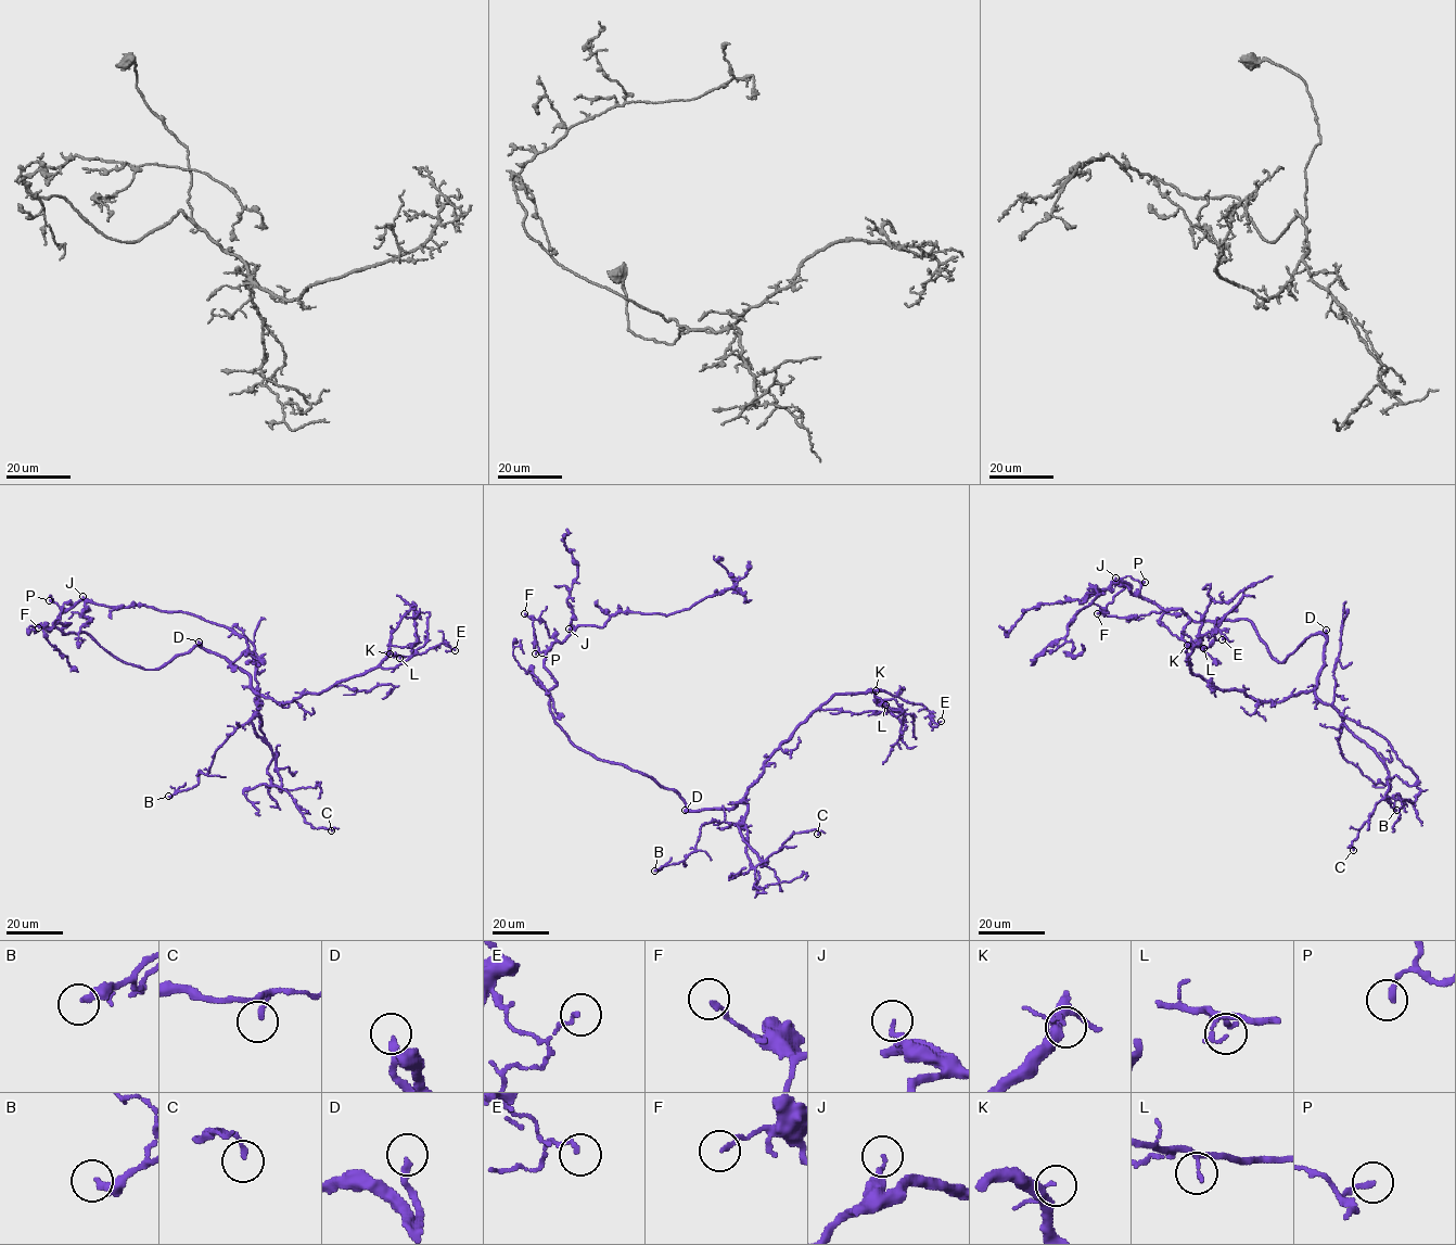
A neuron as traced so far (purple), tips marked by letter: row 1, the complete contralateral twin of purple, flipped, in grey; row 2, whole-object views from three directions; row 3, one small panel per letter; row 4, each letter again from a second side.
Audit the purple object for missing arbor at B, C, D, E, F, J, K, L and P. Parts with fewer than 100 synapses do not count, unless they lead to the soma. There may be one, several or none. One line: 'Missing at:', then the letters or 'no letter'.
Missing at: D

